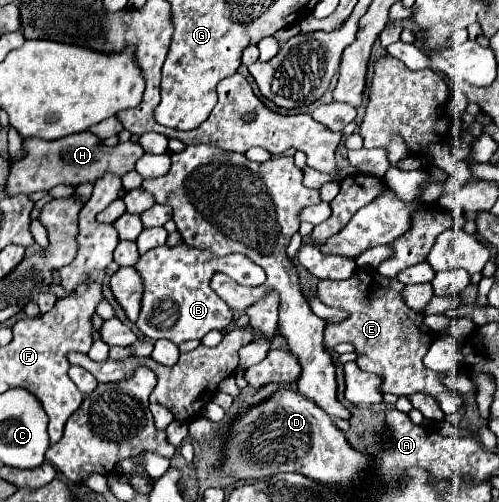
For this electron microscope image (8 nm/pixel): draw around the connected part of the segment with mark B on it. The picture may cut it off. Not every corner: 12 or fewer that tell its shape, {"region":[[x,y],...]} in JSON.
{"region":[[186,243],[144,253],[138,329],[176,345],[224,331],[234,315],[214,273],[258,287],[266,271],[242,253]]}

